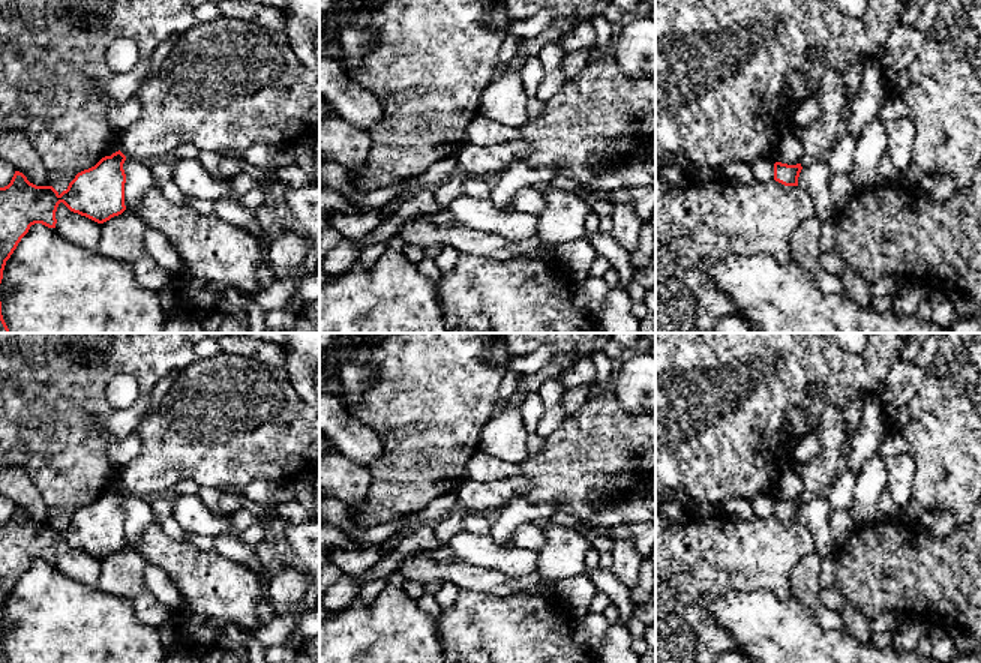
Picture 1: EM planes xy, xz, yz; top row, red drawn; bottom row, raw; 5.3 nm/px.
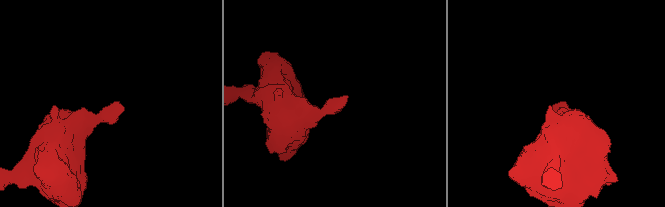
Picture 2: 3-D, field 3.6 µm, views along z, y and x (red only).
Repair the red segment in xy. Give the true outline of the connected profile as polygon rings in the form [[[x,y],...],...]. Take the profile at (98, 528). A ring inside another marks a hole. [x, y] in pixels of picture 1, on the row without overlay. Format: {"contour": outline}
{"contour": [[[118,486],[94,502],[75,512],[58,530],[52,522],[36,522],[15,507],[10,519],[0,524],[0,620],[6,597],[34,560],[56,564],[56,548],[63,538],[70,548],[104,560],[126,546],[123,500]]]}

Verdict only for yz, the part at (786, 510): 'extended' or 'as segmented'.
as segmented

